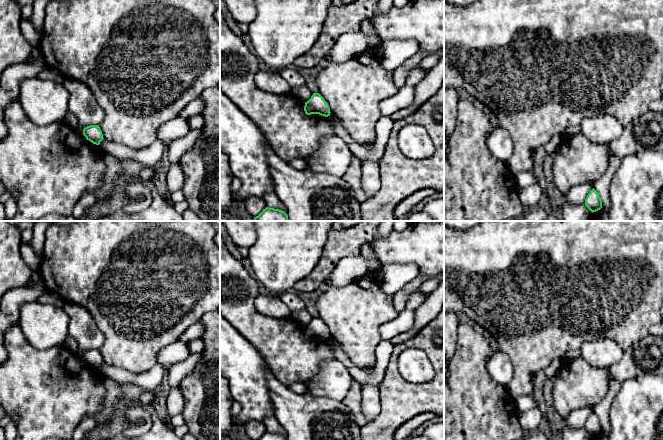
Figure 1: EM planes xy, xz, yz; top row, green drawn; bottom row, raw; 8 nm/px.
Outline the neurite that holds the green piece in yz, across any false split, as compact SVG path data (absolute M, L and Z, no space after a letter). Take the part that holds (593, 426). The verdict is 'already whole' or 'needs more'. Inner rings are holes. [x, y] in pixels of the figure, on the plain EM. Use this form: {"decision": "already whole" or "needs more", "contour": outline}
{"decision": "already whole", "contour": "M593 412L585 423L585 430L593 437L602 432L602 424L598 416Z"}

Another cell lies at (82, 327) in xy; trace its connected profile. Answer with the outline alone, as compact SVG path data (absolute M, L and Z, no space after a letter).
M65 302L64 308L69 316L68 335L78 344L77 354L83 358L83 353L90 349L99 349L105 341L105 336L97 327L90 313L73 303Z

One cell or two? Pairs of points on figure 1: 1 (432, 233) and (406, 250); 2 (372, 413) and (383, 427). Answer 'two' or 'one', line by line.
1: one
2: two

